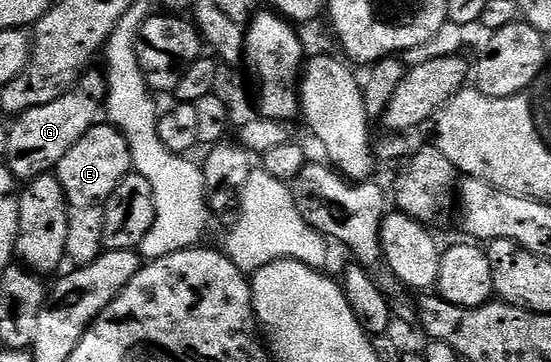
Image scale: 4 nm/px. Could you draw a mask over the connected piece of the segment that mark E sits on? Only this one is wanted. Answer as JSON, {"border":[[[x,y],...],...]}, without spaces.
{"border":[[[107,122],[95,124],[74,146],[62,162],[54,169],[55,176],[66,190],[70,234],[66,238],[67,259],[73,265],[83,266],[94,262],[105,251],[104,246],[104,207],[119,186],[120,180],[133,171],[132,155],[128,139],[117,128]]]}

